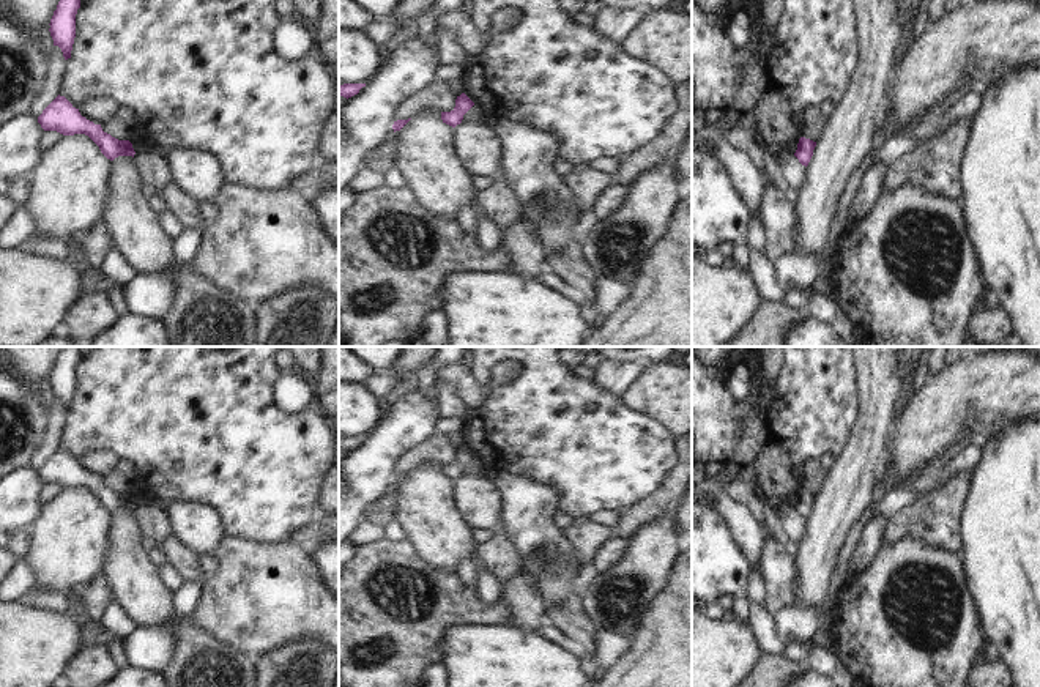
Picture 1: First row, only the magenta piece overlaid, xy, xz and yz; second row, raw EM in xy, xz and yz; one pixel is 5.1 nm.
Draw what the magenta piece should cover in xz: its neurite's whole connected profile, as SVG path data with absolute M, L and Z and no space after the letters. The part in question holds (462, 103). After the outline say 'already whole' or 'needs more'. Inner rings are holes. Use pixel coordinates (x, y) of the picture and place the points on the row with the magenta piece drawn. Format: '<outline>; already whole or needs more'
M462 93L455 99L455 107L451 112L441 112L441 120L443 123L455 128L457 124L462 123L463 115L474 106L474 102Z; already whole

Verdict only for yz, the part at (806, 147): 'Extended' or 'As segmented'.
As segmented

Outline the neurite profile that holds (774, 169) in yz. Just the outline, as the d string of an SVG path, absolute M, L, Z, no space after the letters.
M769 151L766 154L766 173L774 180L774 184L780 192L785 192L791 186L791 180L782 167L782 159Z

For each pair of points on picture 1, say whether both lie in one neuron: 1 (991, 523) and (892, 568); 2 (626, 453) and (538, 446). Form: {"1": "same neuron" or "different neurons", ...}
{"1": "different neurons", "2": "same neuron"}

